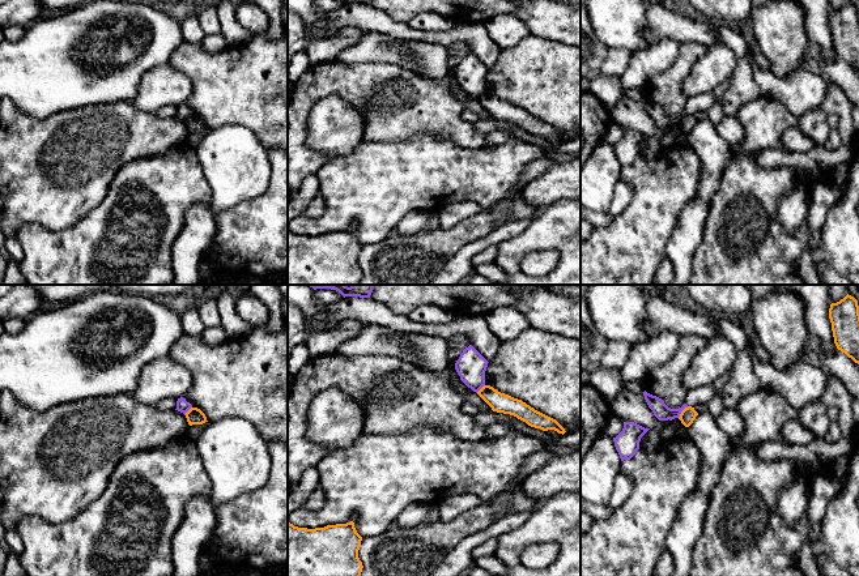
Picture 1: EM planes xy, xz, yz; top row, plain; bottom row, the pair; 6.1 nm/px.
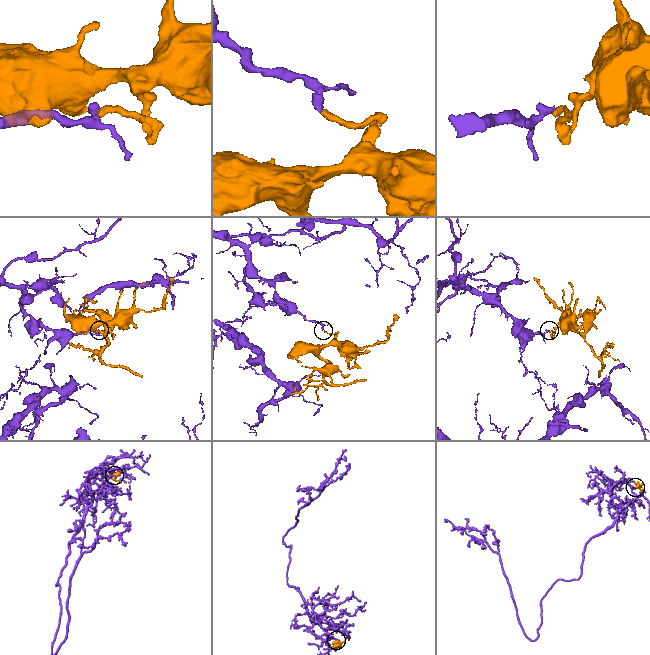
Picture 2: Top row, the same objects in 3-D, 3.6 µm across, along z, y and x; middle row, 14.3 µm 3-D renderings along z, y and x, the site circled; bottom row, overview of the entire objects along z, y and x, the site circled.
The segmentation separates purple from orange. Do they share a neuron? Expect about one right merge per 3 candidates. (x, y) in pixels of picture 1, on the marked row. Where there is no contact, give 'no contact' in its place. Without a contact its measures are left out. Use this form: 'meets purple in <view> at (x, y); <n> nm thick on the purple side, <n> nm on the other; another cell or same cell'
meets purple in yz at (681, 410); 100 nm thick on the purple side, 90 nm on the other; another cell

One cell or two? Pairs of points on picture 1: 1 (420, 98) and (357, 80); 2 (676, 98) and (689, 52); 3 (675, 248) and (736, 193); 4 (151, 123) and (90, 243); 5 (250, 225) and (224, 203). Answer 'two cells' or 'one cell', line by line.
1: one cell
2: one cell
3: two cells
4: two cells
5: two cells

